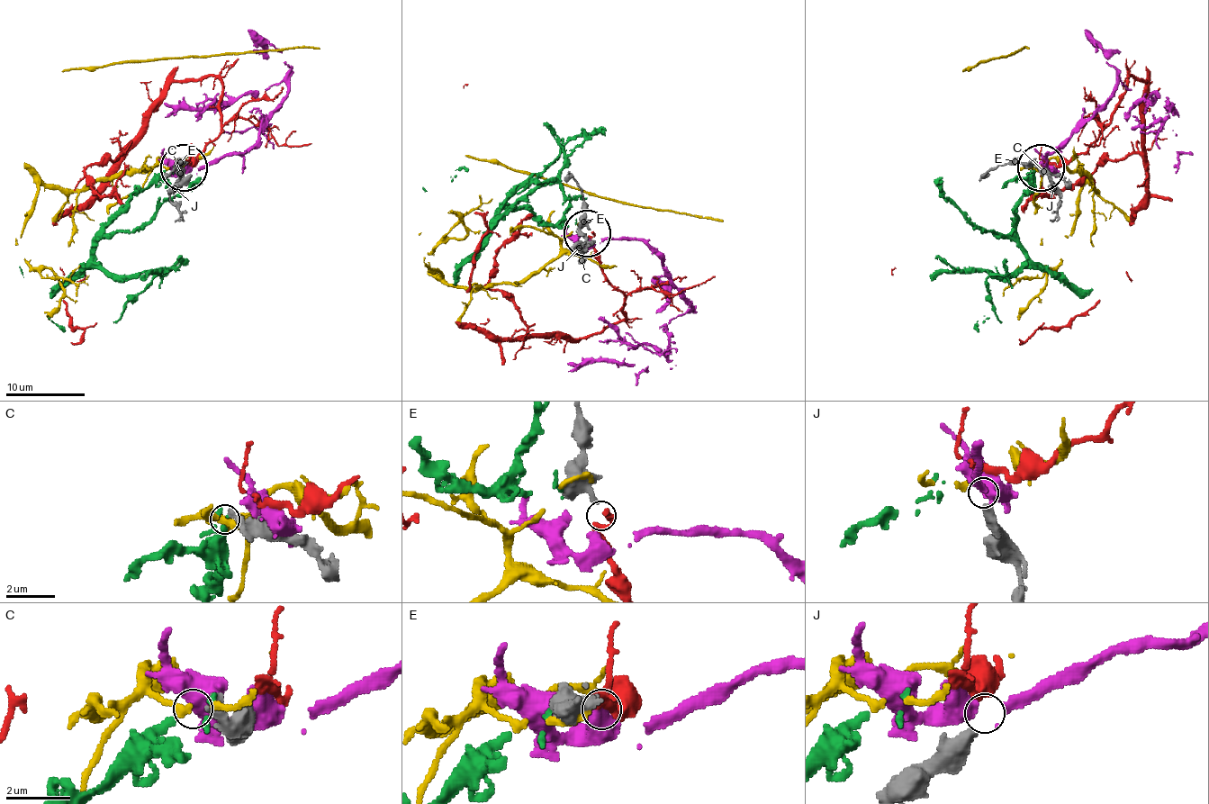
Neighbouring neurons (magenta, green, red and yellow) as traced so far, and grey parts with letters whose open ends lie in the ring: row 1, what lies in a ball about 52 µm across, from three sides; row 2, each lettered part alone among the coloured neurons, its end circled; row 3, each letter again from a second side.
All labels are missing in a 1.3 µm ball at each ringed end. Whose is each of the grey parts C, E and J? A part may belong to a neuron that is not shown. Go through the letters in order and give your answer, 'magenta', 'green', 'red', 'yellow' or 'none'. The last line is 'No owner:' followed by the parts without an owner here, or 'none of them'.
C: green
E: red
J: magenta
No owner: none of them

